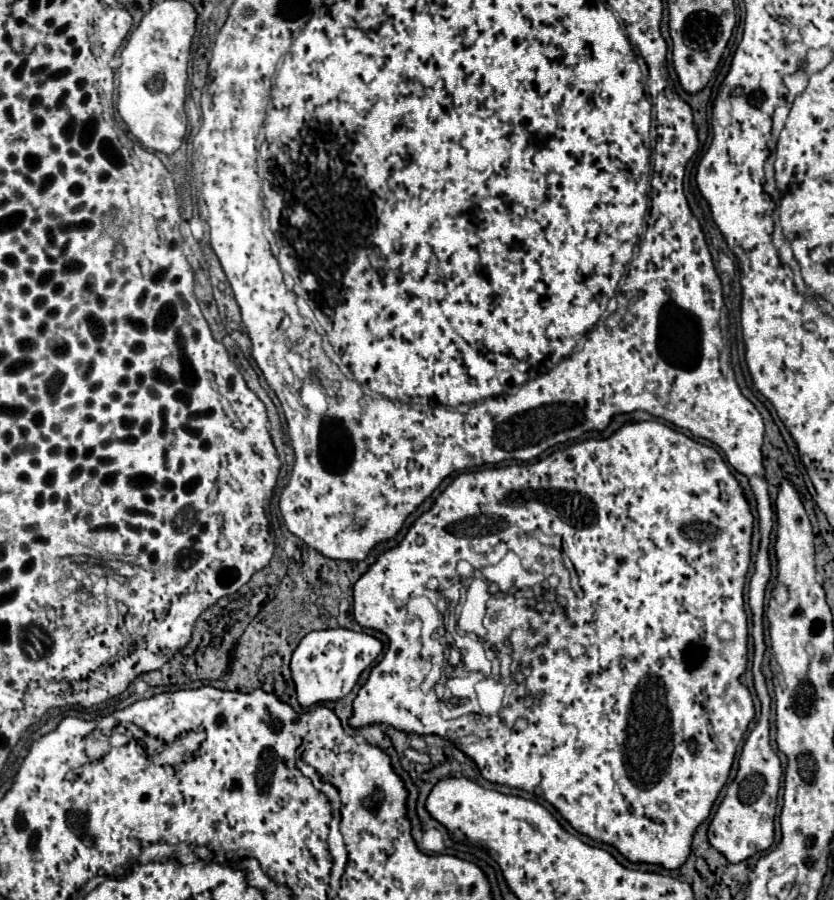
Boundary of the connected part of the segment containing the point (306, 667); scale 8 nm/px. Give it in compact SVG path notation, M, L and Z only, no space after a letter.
M332 628L306 634L290 658L290 672L300 706L308 708L318 702L326 700L334 702L344 698L356 684L360 672L368 668L380 652L382 652L382 642L364 632Z

